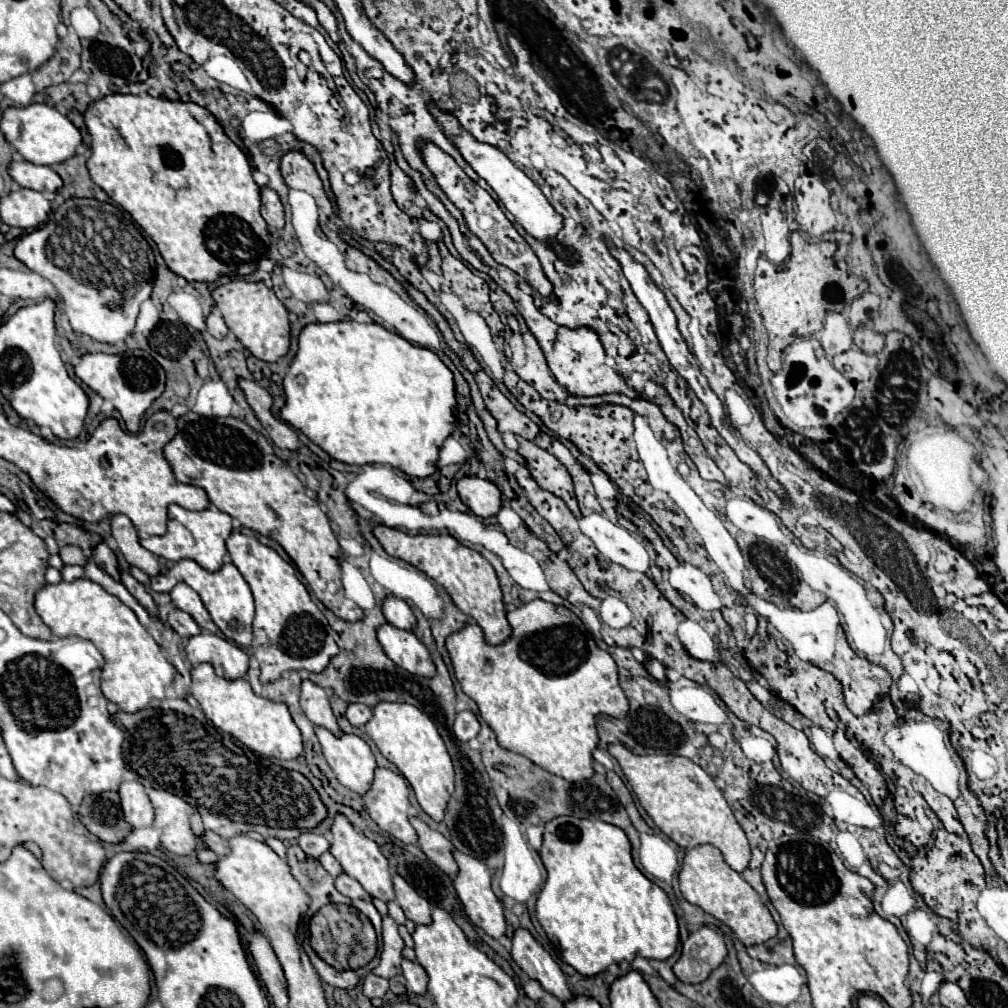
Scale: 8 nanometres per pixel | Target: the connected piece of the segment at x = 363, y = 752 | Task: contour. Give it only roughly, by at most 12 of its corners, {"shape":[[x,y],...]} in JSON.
{"shape":[[356,734],[316,736],[336,778],[364,794],[376,768],[370,746]]}

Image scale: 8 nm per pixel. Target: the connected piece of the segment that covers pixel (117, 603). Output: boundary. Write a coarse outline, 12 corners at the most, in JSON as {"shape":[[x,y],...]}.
{"shape":[[88,578],[46,584],[54,636],[106,658],[102,694],[124,712],[166,696],[174,668],[134,610]]}

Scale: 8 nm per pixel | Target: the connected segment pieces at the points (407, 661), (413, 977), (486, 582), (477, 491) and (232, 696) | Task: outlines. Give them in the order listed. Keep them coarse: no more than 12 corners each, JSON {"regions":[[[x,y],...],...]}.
{"regions":[[[378,628],[386,656],[424,678],[436,676],[428,648],[416,634]],[[402,960],[406,988],[428,992],[428,974],[418,962]],[[376,526],[390,556],[444,586],[484,630],[510,638],[498,576],[448,534]],[[478,476],[458,480],[462,502],[480,518],[502,508],[498,486]],[[212,664],[190,692],[216,728],[282,760],[302,754],[284,702],[256,696]]]}

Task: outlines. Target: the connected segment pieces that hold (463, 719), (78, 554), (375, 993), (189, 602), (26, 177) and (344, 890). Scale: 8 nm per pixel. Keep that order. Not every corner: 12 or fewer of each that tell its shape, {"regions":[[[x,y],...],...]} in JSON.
{"regions":[[[460,712],[454,734],[460,742],[476,738],[480,722],[472,712]],[[78,546],[60,548],[64,564],[84,566],[88,556]],[[368,974],[362,992],[382,998],[388,990],[388,980]],[[176,584],[170,596],[202,630],[218,632],[214,620],[188,584]],[[12,162],[8,172],[22,188],[56,192],[62,178],[50,166]],[[336,876],[336,888],[348,898],[370,900],[370,894],[350,876]]]}

